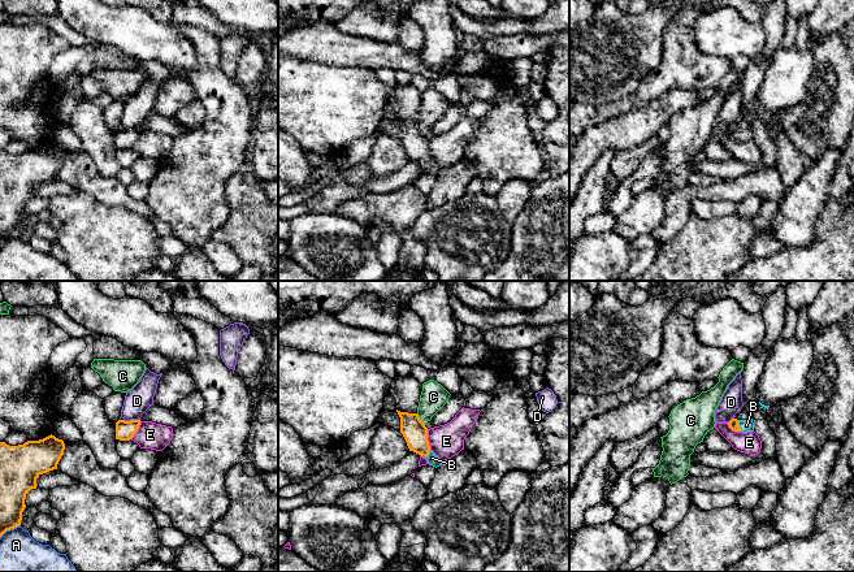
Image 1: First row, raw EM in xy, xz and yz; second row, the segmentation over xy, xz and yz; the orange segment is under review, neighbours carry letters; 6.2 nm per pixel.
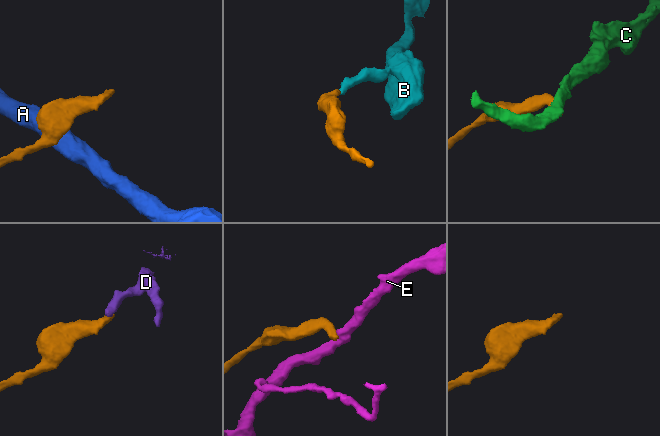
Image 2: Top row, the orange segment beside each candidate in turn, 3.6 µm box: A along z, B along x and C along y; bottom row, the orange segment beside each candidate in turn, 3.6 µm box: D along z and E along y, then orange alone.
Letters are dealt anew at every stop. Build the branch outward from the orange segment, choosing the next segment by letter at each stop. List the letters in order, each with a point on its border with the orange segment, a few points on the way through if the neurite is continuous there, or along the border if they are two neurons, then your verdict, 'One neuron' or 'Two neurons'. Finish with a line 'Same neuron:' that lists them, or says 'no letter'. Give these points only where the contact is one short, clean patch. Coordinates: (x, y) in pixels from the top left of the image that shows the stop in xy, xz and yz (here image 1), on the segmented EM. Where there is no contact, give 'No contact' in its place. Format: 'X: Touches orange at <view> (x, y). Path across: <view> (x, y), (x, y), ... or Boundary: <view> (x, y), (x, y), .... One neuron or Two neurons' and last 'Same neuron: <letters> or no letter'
A: Touches orange at xy (9, 529). Two neurons
B: Touches orange at yz (738, 425). Path across: yz (733, 424), (738, 425), (746, 425). One neuron
C: Touches orange at xz (419, 419). Boundary: xz (416, 414), (424, 424). Two neurons
D: Touches orange at xy (131, 420). Boundary: xy (124, 419), (139, 420). Two neurons
E: Touches orange at xz (426, 440). Boundary: xz (426, 429), (430, 450). Two neurons
Same neuron: B

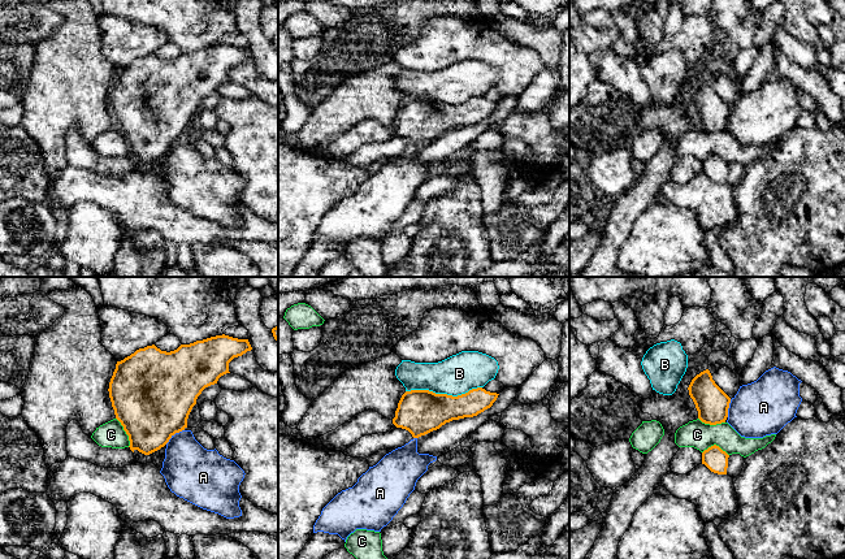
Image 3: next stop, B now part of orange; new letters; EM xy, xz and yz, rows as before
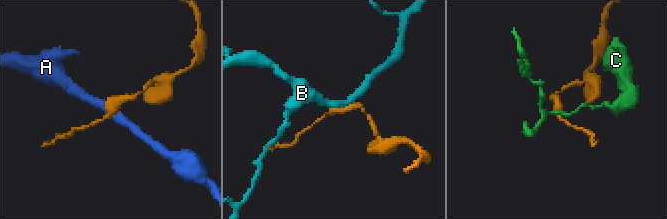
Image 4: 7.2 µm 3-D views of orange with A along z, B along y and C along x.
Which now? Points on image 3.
A: Touches orange at xy (174, 433). Two neurons
B: Touches orange at xz (443, 394). Two neurons
C: Touches orange at xy (125, 430). Boundary: xy (116, 417), (128, 436), (129, 446). Two neurons
Same neuron: no letter

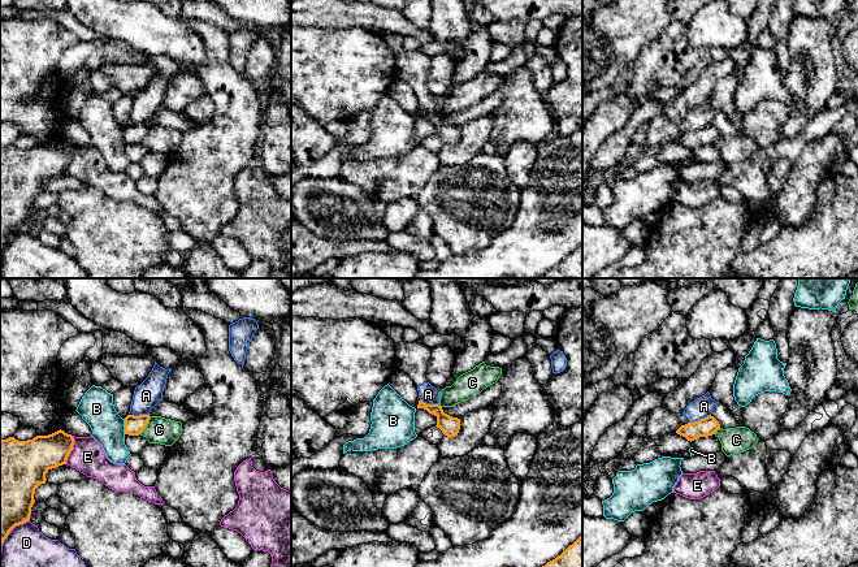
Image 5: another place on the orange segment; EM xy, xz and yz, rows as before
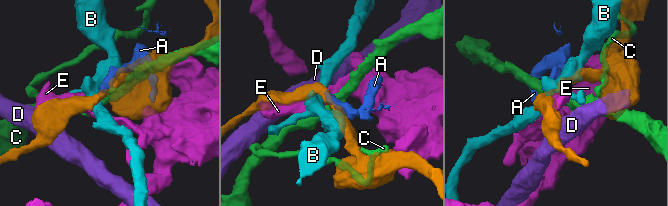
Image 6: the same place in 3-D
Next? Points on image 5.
A: Touches orange at yz (701, 419). Boundary: yz (710, 414), (689, 423). Two neurons
B: Touches orange at xy (125, 427). Boundary: xy (124, 419), (125, 433). Two neurons
C: Touches orange at xy (146, 425). Boundary: xy (150, 416), (146, 427), (139, 433). Two neurons
D: Touches orange at xy (8, 533). Two neurons
E: Touches orange at xy (72, 449). Two neurons
Same neuron: no letter

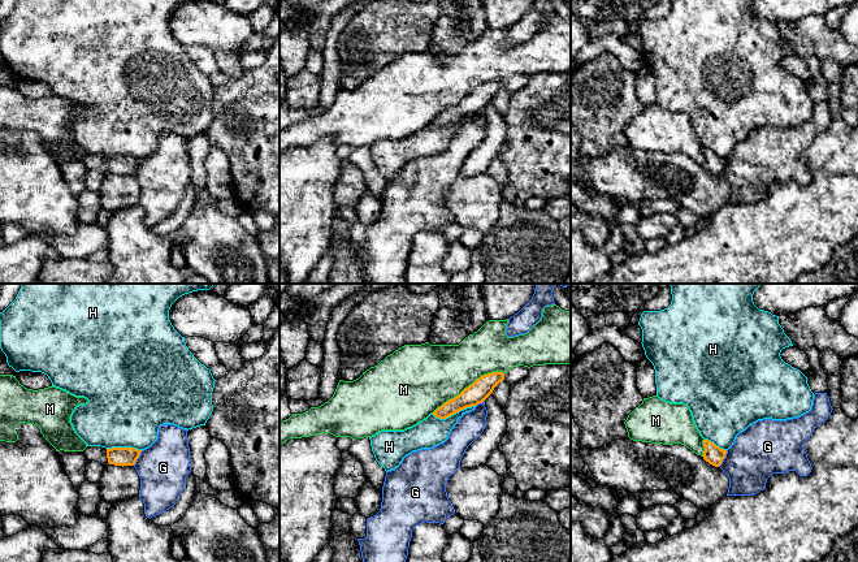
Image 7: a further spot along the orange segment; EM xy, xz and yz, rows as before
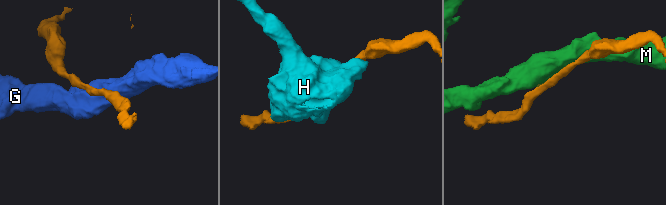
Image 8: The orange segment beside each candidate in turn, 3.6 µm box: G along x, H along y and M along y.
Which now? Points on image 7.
G: Touches orange at yz (723, 458). Two neurons
H: Touches orange at xz (453, 414). Two neurons
M: Touches orange at xz (468, 387). Two neurons
Same neuron: no letter

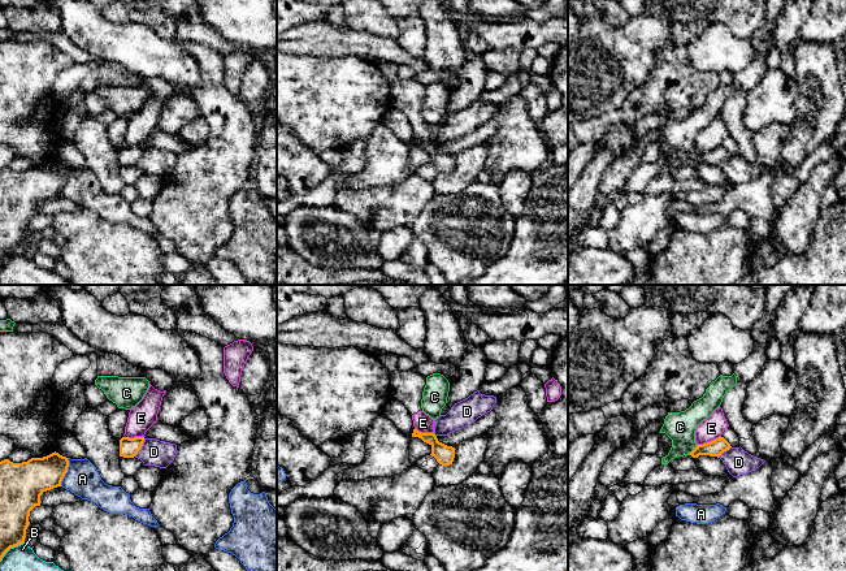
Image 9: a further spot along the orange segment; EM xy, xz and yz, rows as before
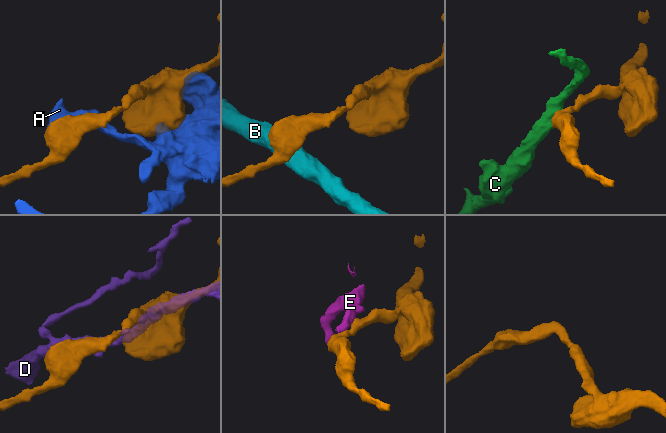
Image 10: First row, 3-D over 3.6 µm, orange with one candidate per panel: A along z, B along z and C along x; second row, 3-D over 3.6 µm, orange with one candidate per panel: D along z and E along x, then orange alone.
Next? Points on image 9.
A: Touches orange at xy (66, 471). Two neurons
B: Touches orange at xy (11, 546). Two neurons
C: Touches orange at yz (693, 450). Boundary: yz (697, 445), (689, 454). Two neurons
D: Touches orange at xy (140, 448). Boundary: xy (144, 438), (140, 449), (134, 455). Two neurons
E: Touches orange at yz (708, 442). Boundary: yz (720, 436), (697, 445). Two neurons
Same neuron: no letter

